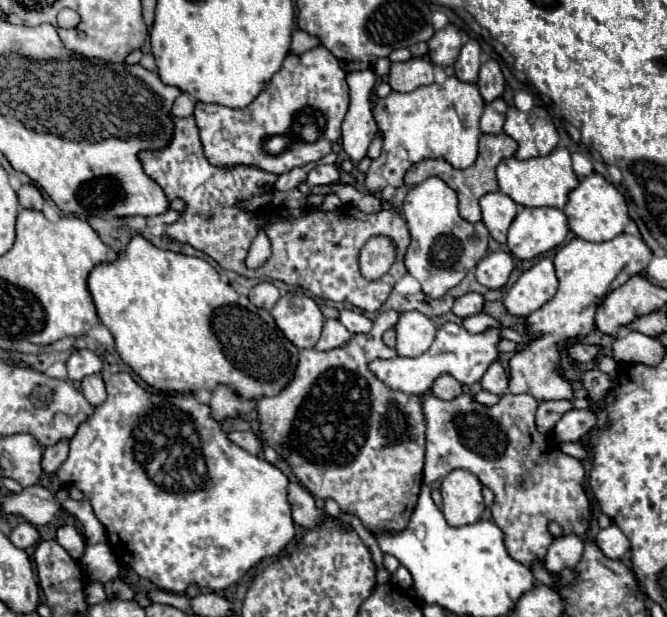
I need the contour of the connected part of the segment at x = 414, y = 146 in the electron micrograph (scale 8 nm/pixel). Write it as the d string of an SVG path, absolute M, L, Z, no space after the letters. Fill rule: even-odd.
M454 76L446 78L444 84L434 82L408 94L390 92L386 98L378 98L374 118L382 132L382 154L372 160L366 172L366 190L378 194L386 186L400 188L404 184L404 172L426 158L442 158L458 170L472 166L478 158L478 140L482 134L478 122L482 112L484 100L478 86L464 84Z

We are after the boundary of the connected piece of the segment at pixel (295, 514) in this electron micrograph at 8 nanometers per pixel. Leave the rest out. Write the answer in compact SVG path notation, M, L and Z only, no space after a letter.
M290 484L288 486L288 500L292 506L292 518L304 532L318 530L324 524L332 524L338 530L350 530L352 528L344 518L334 518L324 508L318 508L314 496L302 484Z

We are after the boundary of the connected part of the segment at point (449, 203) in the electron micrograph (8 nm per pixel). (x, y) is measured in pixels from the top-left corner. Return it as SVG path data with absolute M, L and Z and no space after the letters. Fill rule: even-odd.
M428 178L422 184L418 184L416 188L412 188L406 198L404 198L404 218L408 222L408 230L412 236L412 242L408 246L406 252L406 268L408 274L412 274L420 286L422 292L428 298L442 298L450 288L454 288L456 284L462 282L462 278L486 256L488 250L488 230L482 222L466 222L460 218L458 214L458 198L456 192L452 188L448 188L448 184L444 184L440 178Z

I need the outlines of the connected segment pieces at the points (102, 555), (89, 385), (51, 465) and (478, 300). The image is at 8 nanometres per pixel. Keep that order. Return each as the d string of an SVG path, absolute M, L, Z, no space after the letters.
M88 544L82 556L82 564L90 574L90 580L98 582L114 580L120 570L120 564L108 544Z
M88 376L88 380L82 380L82 394L92 406L100 406L106 400L106 386L102 376Z
M62 440L60 444L56 444L52 448L44 448L44 452L42 452L44 474L54 474L62 466L66 456L68 456L68 442L66 440Z
M468 292L468 294L460 296L460 298L454 302L452 312L454 312L458 318L466 318L466 316L472 316L472 314L482 312L482 306L484 306L482 294L478 294L478 292Z

